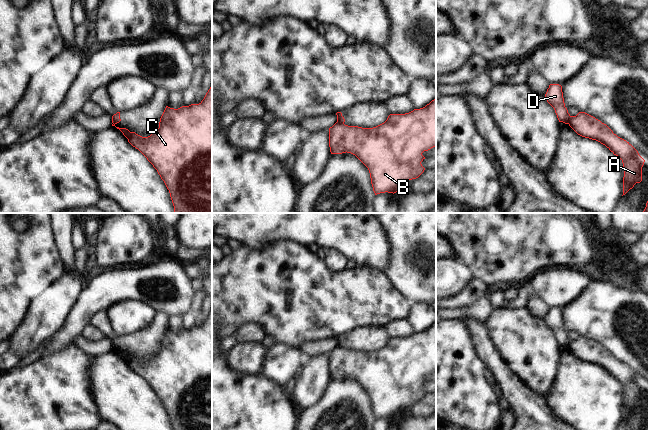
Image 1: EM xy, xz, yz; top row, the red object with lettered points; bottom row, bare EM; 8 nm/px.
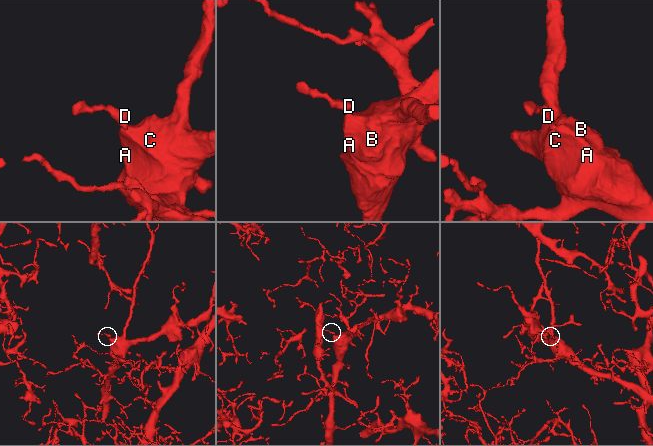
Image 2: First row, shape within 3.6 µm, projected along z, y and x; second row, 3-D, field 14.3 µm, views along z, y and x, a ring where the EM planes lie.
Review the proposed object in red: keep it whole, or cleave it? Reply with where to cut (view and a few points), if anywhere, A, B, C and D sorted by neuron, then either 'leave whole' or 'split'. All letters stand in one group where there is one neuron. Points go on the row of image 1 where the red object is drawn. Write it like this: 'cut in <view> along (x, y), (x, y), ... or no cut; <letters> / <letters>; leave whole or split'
cut in yz along (571, 116), (568, 123); A B C / D; split

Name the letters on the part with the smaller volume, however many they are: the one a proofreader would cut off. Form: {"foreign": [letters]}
{"foreign": ["D"]}

